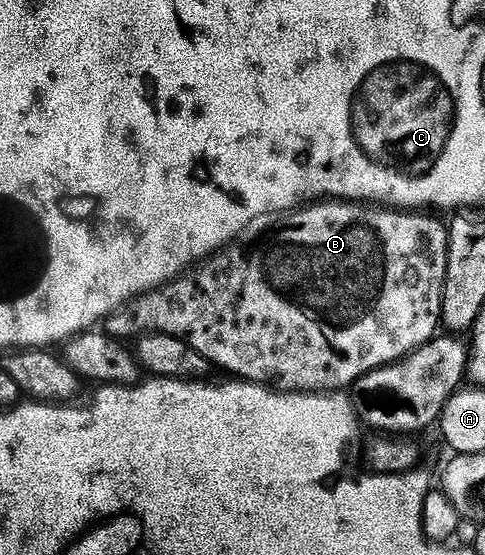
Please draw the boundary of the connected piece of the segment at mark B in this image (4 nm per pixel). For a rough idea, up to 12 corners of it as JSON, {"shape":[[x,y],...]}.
{"shape":[[291,212],[103,320],[338,393],[442,327],[449,228]]}

